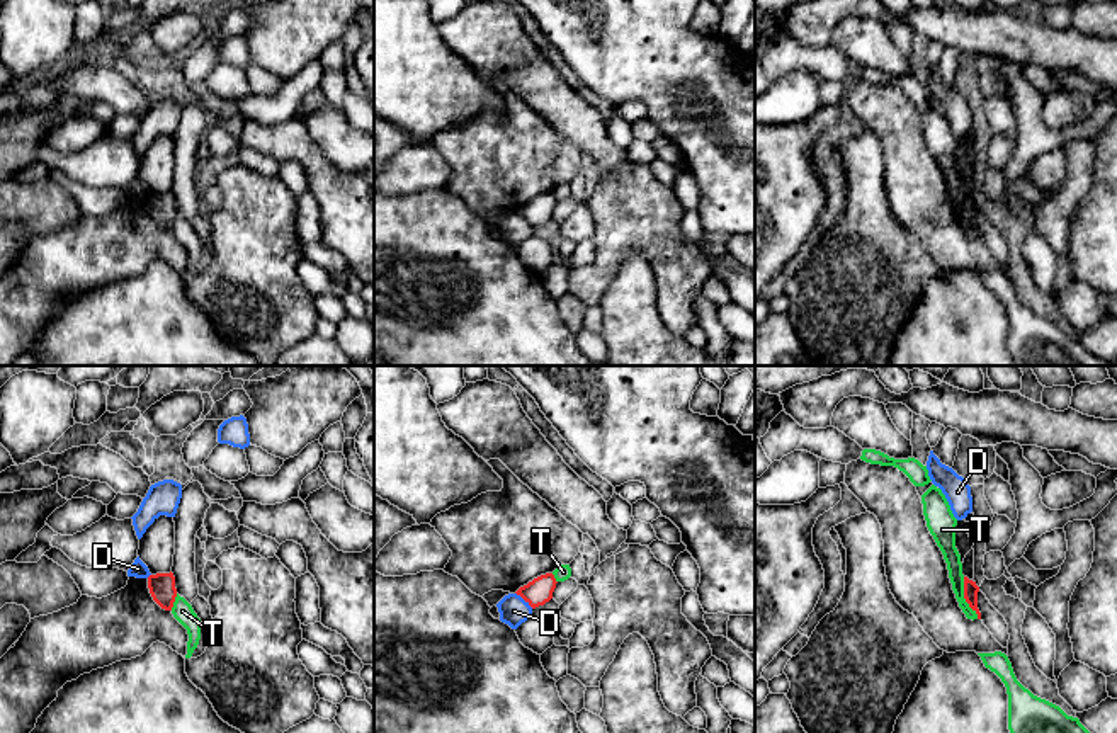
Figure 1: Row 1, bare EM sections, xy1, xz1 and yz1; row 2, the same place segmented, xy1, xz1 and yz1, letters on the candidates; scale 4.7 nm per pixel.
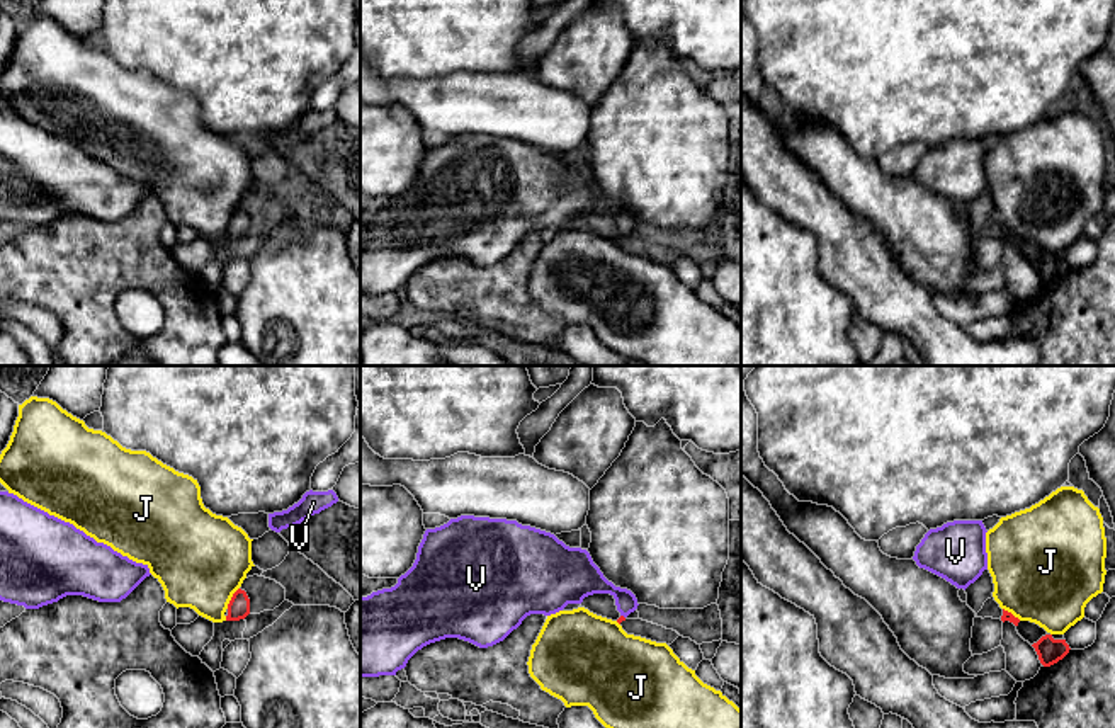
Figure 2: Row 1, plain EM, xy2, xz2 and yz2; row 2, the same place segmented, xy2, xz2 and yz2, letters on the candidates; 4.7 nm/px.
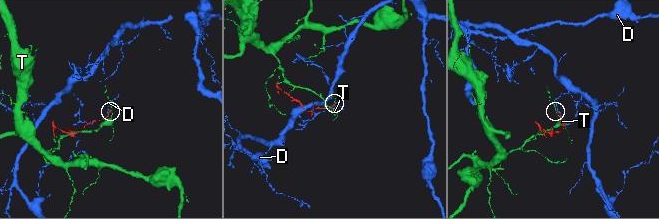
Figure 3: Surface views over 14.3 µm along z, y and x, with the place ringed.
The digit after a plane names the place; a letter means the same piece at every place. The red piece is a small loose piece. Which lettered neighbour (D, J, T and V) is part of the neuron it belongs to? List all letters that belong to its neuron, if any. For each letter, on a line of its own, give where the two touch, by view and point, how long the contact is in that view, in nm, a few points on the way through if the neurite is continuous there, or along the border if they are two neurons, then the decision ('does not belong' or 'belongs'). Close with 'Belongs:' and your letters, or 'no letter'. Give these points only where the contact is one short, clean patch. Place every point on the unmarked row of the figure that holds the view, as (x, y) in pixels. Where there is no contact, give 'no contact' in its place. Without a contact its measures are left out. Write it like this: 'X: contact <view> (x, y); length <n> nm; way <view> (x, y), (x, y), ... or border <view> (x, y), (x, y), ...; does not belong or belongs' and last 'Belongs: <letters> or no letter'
D: contact xz1 (524, 218); length 120 nm; does not belong
J: contact xy2 (232, 216); length 120 nm; does not belong
T: contact yz1 (964, 216); length 220 nm; border yz1 (963, 196), (963, 216), (978, 237); does not belong
V: contact xz2 (622, 235); length 30 nm; way xz2 (621, 237), (622, 235), (622, 220), (585, 198); belongs
Belongs: V

